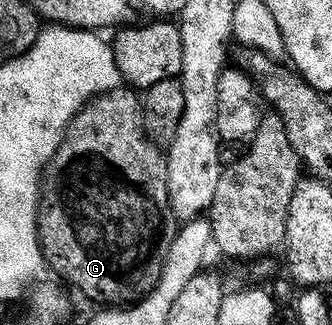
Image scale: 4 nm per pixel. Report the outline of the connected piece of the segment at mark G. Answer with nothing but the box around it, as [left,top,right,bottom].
[36,89,178,305]

